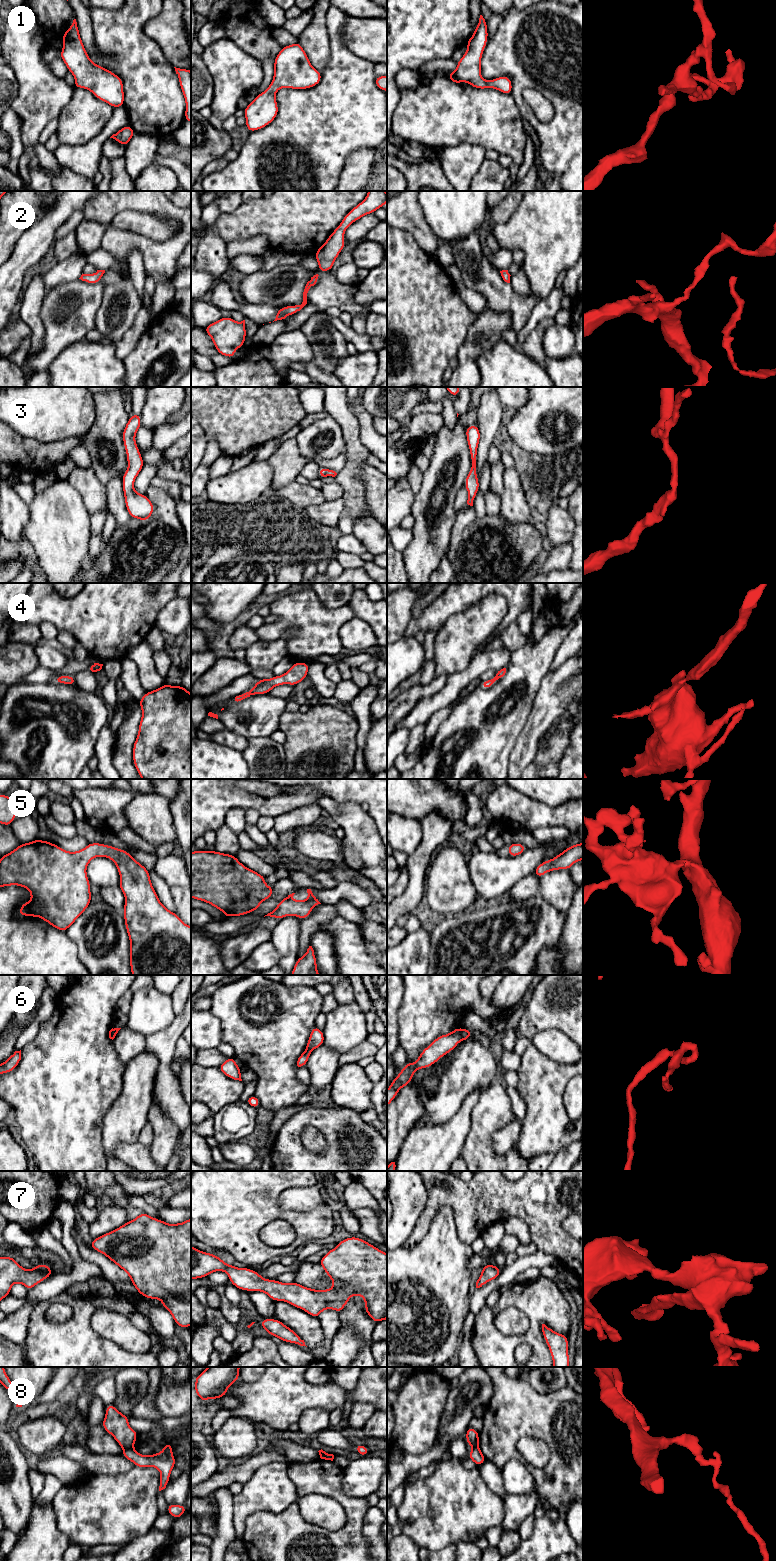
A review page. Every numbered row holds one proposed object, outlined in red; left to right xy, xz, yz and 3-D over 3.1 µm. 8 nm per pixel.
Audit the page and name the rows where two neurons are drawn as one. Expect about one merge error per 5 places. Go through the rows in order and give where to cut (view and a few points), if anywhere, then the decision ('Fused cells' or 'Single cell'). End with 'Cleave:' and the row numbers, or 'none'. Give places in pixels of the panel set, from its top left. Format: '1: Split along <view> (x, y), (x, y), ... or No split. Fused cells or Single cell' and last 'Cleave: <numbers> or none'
1: No split. Single cell
2: No split. Single cell
3: No split. Single cell
4: No split. Single cell
5: No split. Single cell
6: Split along yz (460, 1028), (461, 1039). Fused cells
7: No split. Single cell
8: Split along xy (131, 1446), (124, 1449). Fused cells
Cleave: 6, 8

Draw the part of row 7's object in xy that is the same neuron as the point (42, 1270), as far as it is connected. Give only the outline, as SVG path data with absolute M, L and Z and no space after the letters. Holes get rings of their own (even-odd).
M0 1257L0 1301L10 1294L14 1283L21 1283L30 1290L49 1278L52 1272L51 1267L45 1264L36 1265L32 1270L27 1270L13 1257Z

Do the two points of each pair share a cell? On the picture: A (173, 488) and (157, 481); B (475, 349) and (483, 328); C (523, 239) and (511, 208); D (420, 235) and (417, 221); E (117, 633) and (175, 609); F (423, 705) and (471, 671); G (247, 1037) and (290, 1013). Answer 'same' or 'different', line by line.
A: same
B: same
C: different
D: same
E: different
F: same
G: same

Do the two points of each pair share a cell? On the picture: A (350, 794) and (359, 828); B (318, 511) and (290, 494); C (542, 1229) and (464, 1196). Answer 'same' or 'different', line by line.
A: different
B: same
C: same

